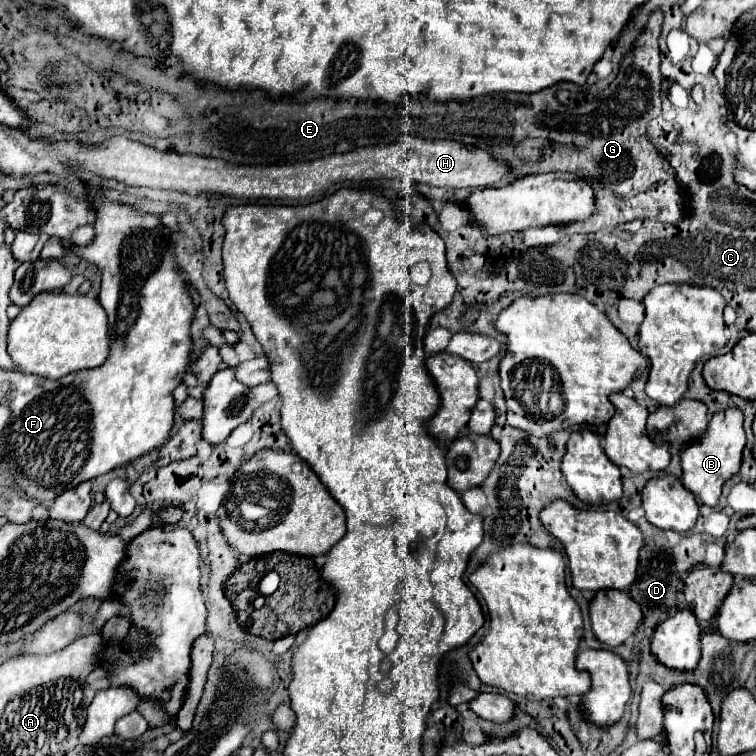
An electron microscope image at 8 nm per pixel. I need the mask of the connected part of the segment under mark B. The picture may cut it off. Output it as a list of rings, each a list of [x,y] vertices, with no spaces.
[[[725,409],[711,417],[705,435],[693,441],[681,453],[681,467],[683,467],[683,485],[691,491],[701,503],[715,507],[721,497],[723,483],[733,477],[741,467],[741,455],[745,447],[745,431],[743,431],[743,413],[739,409]]]

